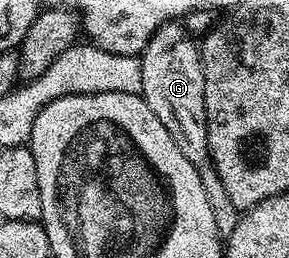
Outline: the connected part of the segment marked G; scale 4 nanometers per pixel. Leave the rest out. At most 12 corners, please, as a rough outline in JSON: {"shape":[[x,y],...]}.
{"shape":[[178,21],[143,50],[141,88],[197,168],[220,239],[240,210],[211,163],[203,55]]}

